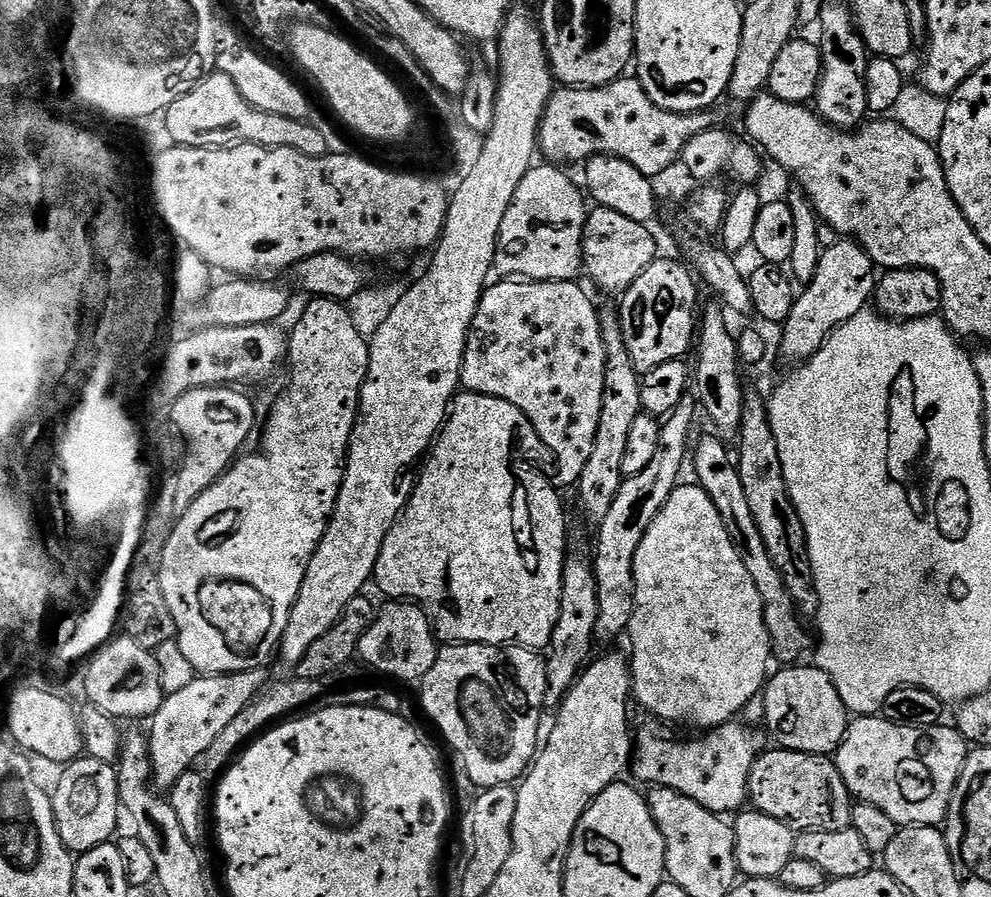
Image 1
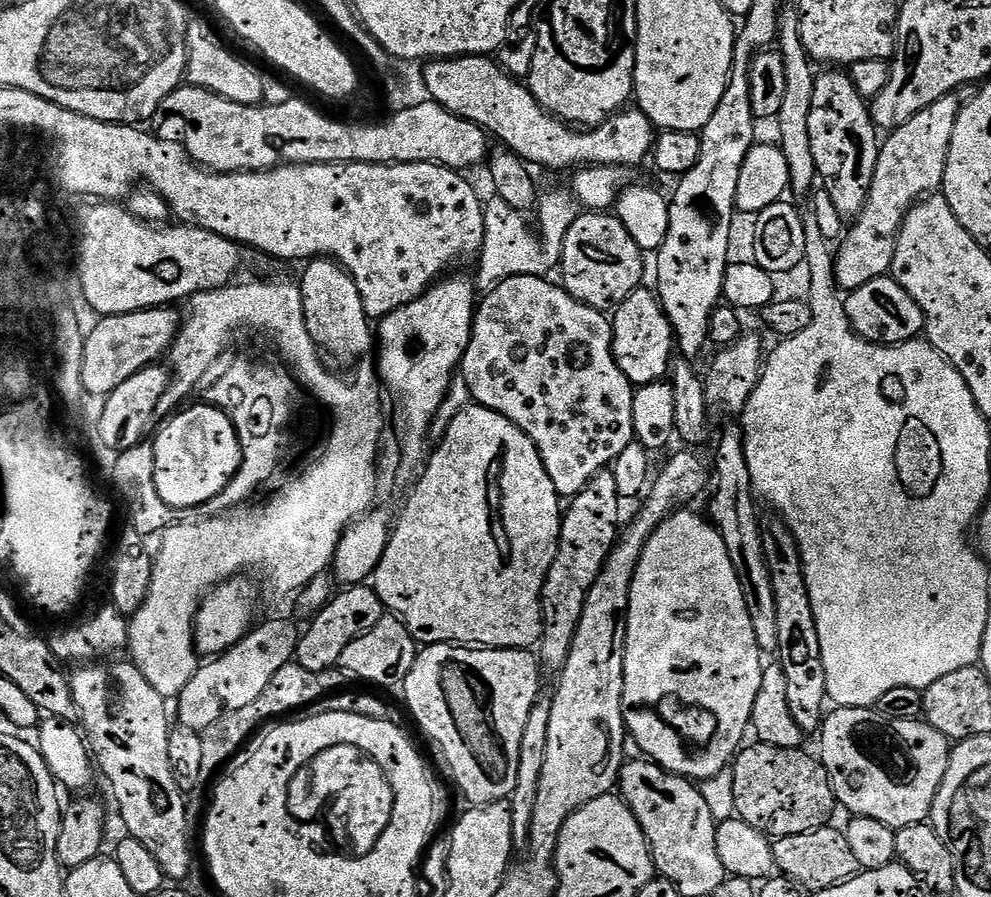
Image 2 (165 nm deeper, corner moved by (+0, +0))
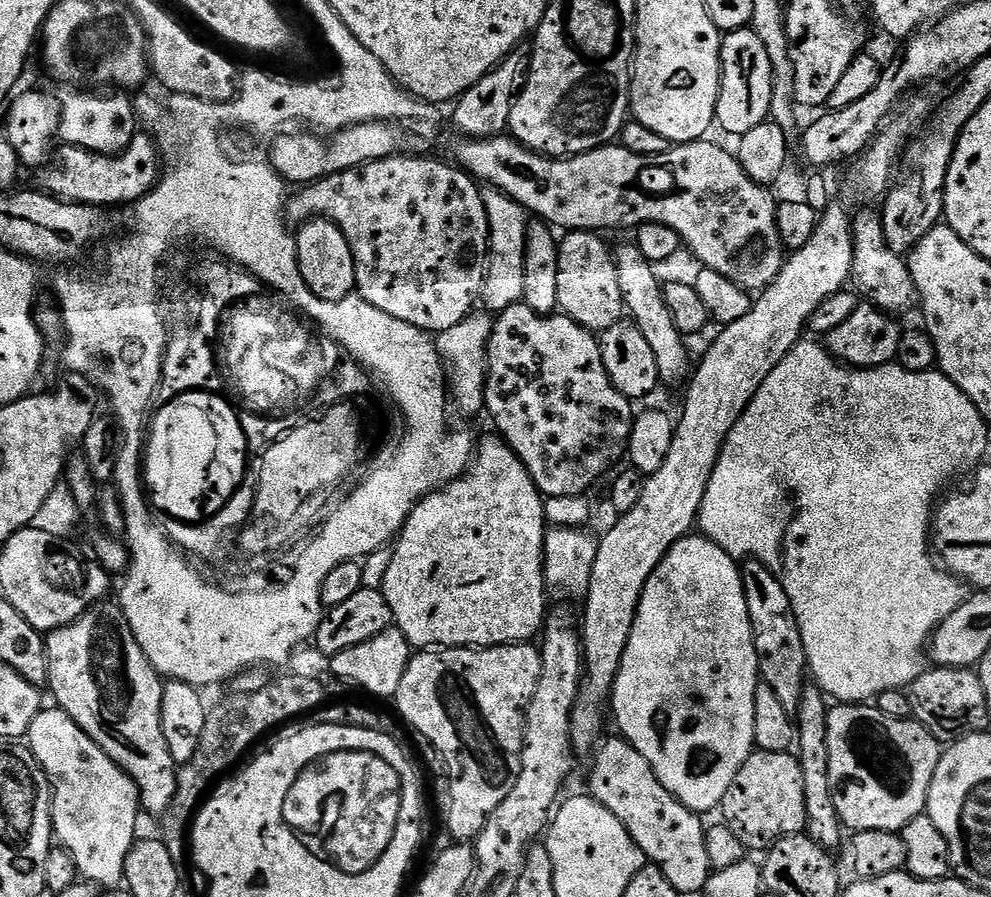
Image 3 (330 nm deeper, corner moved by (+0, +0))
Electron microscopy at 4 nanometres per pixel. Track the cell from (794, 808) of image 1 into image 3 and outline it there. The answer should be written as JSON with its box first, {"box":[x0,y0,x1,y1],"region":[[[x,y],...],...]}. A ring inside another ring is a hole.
{"box":[722,750,807,850],"region":[[[754,750],[750,758],[734,774],[730,790],[722,805],[722,822],[738,838],[742,838],[745,849],[767,850],[777,840],[787,836],[799,836],[807,829],[806,790],[802,787],[802,766],[792,752],[762,752]]]}

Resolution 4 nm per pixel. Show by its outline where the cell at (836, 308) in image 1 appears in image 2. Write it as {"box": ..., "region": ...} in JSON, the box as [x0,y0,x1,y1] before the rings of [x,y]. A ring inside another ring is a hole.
{"box":[834,86,973,290],"region":[[[968,86],[951,92],[914,114],[910,122],[887,133],[888,140],[886,136],[880,145],[878,166],[874,166],[874,182],[870,182],[866,206],[839,241],[840,249],[834,252],[836,283],[841,289],[851,290],[891,273],[902,222],[912,207],[943,185],[950,138],[954,138],[954,122],[958,122],[958,114],[973,95],[973,89]]]}

